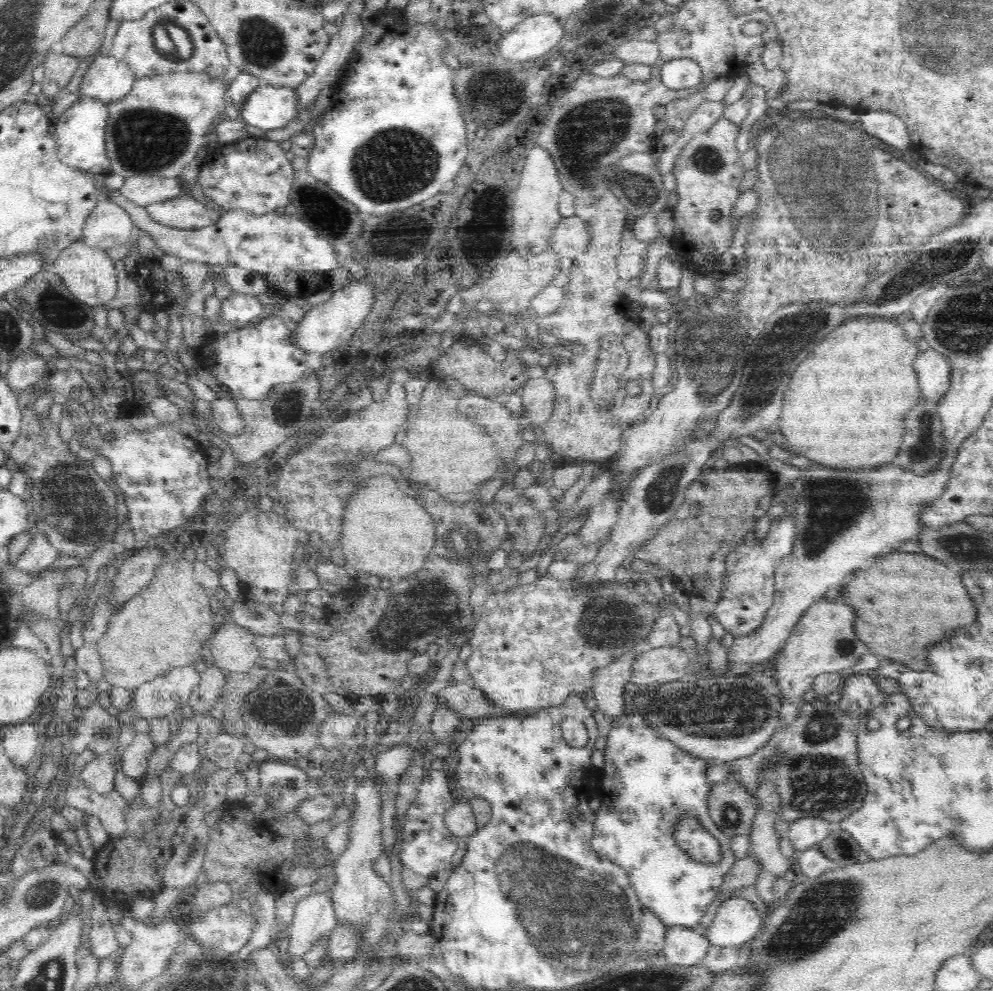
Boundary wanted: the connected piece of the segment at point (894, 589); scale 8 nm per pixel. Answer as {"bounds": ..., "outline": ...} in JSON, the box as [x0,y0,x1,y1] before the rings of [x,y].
{"bounds":[839,554,976,672],"outline":[[[883,554],[868,570],[847,580],[850,582],[839,588],[843,592],[841,600],[855,608],[856,638],[880,659],[898,662],[915,672],[929,665],[926,646],[948,638],[956,628],[976,620],[975,604],[968,598],[960,574],[922,554]]]}

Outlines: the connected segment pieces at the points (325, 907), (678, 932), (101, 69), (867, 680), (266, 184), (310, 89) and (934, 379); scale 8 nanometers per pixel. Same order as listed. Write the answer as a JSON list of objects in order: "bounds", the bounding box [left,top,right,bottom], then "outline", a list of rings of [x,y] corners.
[{"bounds":[288,891,338,956],"outline":[[[330,891],[310,894],[296,906],[291,924],[288,926],[290,956],[299,956],[322,937],[330,936],[338,923]]]},{"bounds":[660,926,711,966],"outline":[[[675,926],[668,928],[665,946],[660,956],[674,966],[694,966],[701,963],[710,947],[711,944],[702,930]]]},{"bounds":[78,54,136,103],"outline":[[[111,54],[98,55],[84,74],[78,93],[103,103],[113,103],[131,91],[136,79],[124,61]]]},{"bounds":[840,672,890,718],"outline":[[[873,672],[848,676],[840,692],[840,708],[857,718],[864,717],[873,708],[888,702],[887,698],[890,696],[874,683]]]},{"bounds":[197,136,294,216],"outline":[[[248,136],[227,145],[216,145],[211,149],[201,163],[197,182],[200,184],[200,190],[202,190],[206,200],[222,211],[244,210],[250,214],[262,216],[268,212],[275,212],[278,208],[286,208],[287,211],[290,211],[289,194],[293,185],[294,173],[292,163],[278,142]]]},{"bounds":[295,12,365,113],"outline":[[[345,12],[341,19],[342,26],[337,34],[331,36],[328,48],[321,56],[316,69],[295,90],[298,113],[304,112],[315,102],[320,90],[330,88],[340,79],[342,69],[352,56],[354,45],[365,33],[361,17],[357,14]]]},{"bounds":[914,350,951,402],"outline":[[[935,350],[922,352],[914,360],[914,368],[924,396],[932,402],[942,398],[949,389],[951,368],[947,358]]]}]

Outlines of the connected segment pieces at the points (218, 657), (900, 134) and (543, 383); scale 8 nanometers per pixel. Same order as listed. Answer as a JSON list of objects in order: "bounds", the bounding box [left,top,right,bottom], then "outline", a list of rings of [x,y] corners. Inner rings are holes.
[{"bounds":[209,621,258,673],"outline":[[[232,621],[218,626],[209,643],[213,664],[219,669],[245,673],[258,664],[254,634]]]},{"bounds":[859,111,914,153],"outline":[[[864,111],[860,113],[859,128],[869,136],[876,136],[889,144],[908,153],[914,149],[907,128],[901,118],[888,111]]]},{"bounds":[520,376,555,427],"outline":[[[544,376],[528,379],[520,388],[525,415],[531,420],[530,426],[541,427],[551,419],[554,410],[555,386]]]}]

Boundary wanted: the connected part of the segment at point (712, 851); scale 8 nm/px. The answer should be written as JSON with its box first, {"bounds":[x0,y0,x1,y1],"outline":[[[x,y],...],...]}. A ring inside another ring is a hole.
{"bounds":[673,817,720,862],"outline":[[[682,817],[674,826],[673,839],[678,848],[686,850],[694,862],[720,862],[719,840],[708,833],[696,817]]]}

